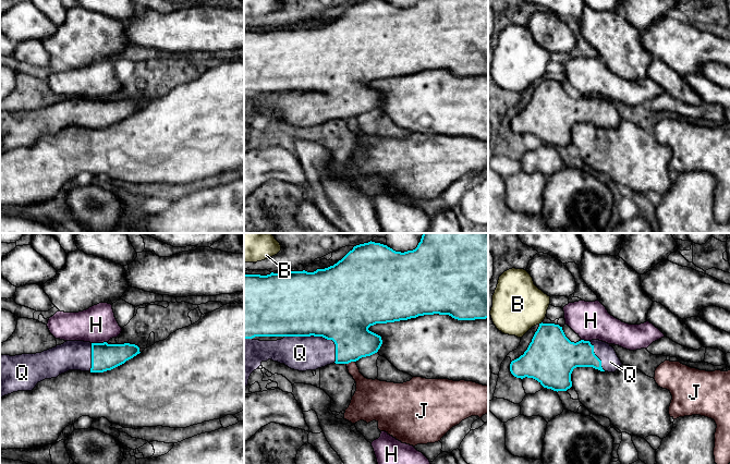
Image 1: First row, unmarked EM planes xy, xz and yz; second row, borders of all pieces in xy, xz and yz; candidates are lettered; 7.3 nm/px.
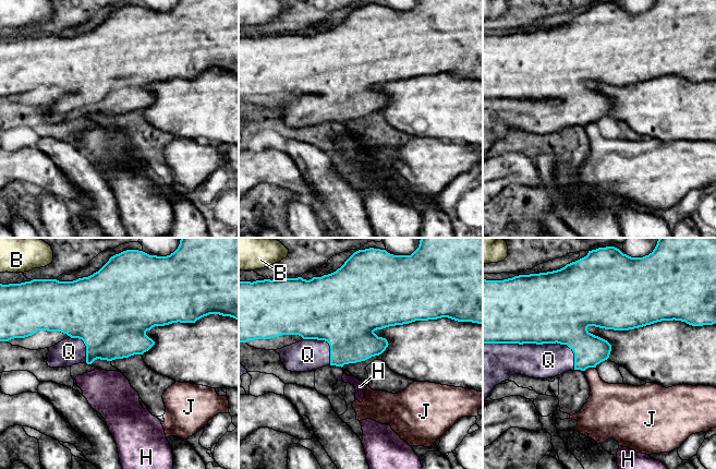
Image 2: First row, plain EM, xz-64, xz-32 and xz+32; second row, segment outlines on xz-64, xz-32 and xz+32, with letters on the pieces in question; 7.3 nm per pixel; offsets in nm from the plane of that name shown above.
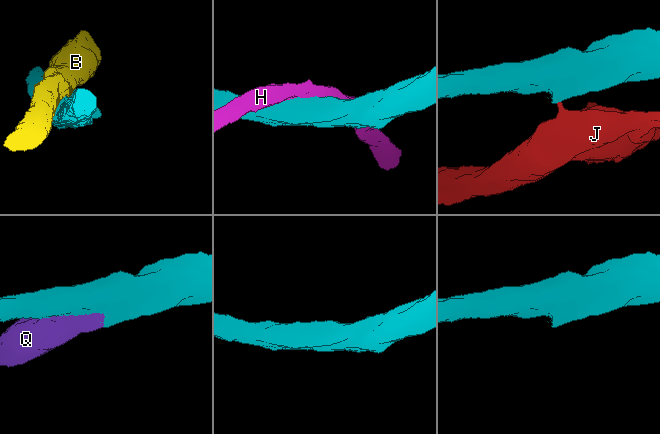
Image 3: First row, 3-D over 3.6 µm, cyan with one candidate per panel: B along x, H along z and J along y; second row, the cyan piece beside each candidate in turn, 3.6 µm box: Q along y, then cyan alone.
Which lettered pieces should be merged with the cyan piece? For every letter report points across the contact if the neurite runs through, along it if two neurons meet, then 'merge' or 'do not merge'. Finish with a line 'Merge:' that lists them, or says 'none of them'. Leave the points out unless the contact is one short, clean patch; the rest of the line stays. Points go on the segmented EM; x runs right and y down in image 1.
B: do not merge
H: do not merge
J: along xz (354, 361), (347, 364) | do not merge
Q: merge
Merge: Q

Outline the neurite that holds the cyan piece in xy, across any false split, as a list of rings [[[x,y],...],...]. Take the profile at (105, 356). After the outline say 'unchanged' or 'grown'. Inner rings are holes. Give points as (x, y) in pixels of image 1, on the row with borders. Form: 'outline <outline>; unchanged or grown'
outline [[[66,341],[41,353],[0,355],[0,399],[17,391],[32,391],[38,382],[69,370],[111,370],[139,353],[139,347],[130,343]]]; grown

